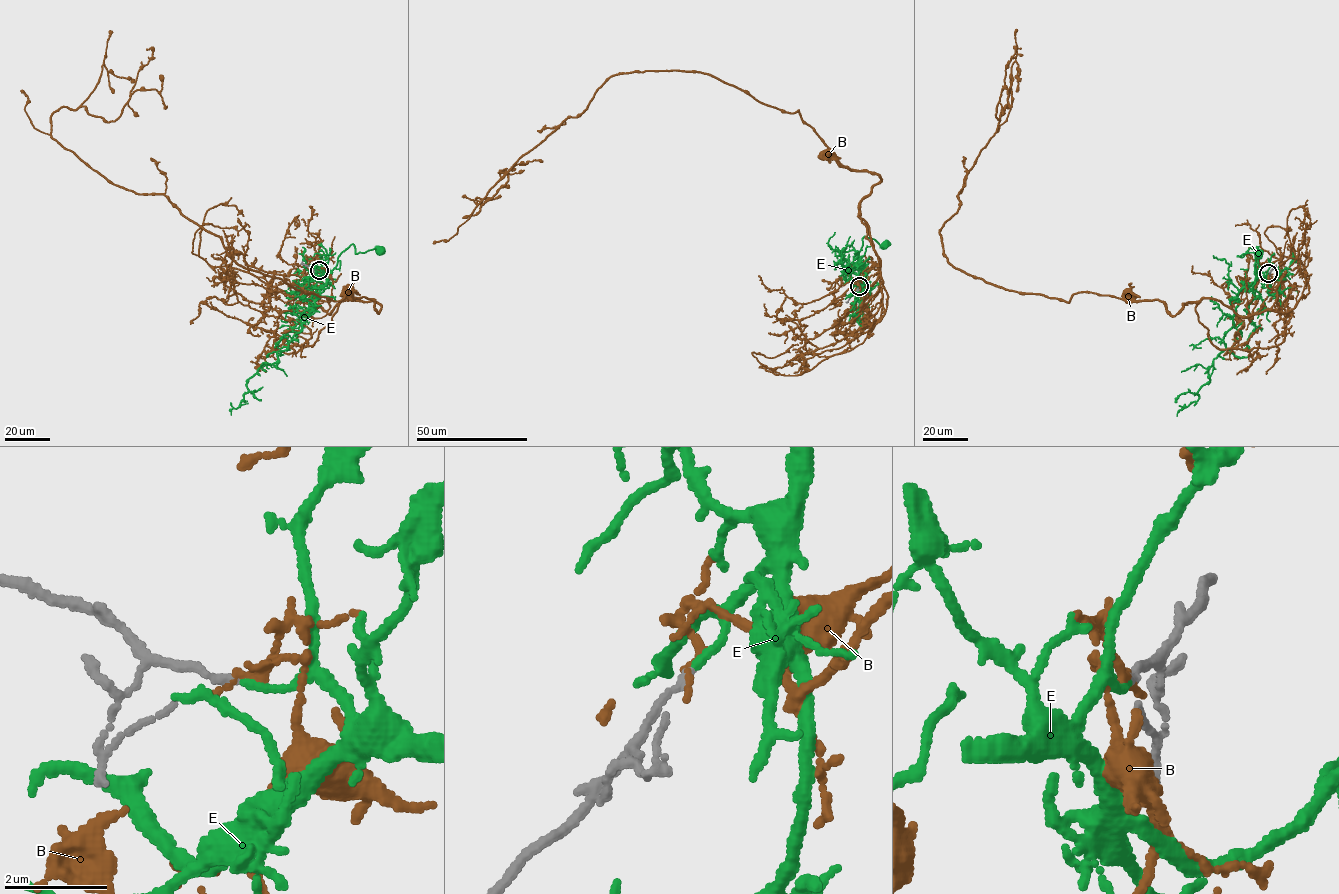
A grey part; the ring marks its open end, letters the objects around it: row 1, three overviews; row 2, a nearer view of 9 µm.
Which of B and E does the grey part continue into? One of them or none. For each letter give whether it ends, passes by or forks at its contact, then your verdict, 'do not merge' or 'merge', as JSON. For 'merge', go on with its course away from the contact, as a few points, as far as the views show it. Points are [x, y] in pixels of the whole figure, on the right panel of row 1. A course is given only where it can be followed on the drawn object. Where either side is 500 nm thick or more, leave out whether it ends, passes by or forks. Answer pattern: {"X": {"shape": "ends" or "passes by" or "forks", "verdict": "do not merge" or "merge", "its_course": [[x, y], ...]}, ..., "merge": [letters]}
{"B": {"shape": "ends", "verdict": "do not merge"}, "E": {"shape": "ends", "verdict": "merge", "its_course": [[1268, 274], [1258, 274], [1254, 251], [1250, 247], [1243, 256], [1237, 256], [1260, 253]]}, "merge": ["E"]}

